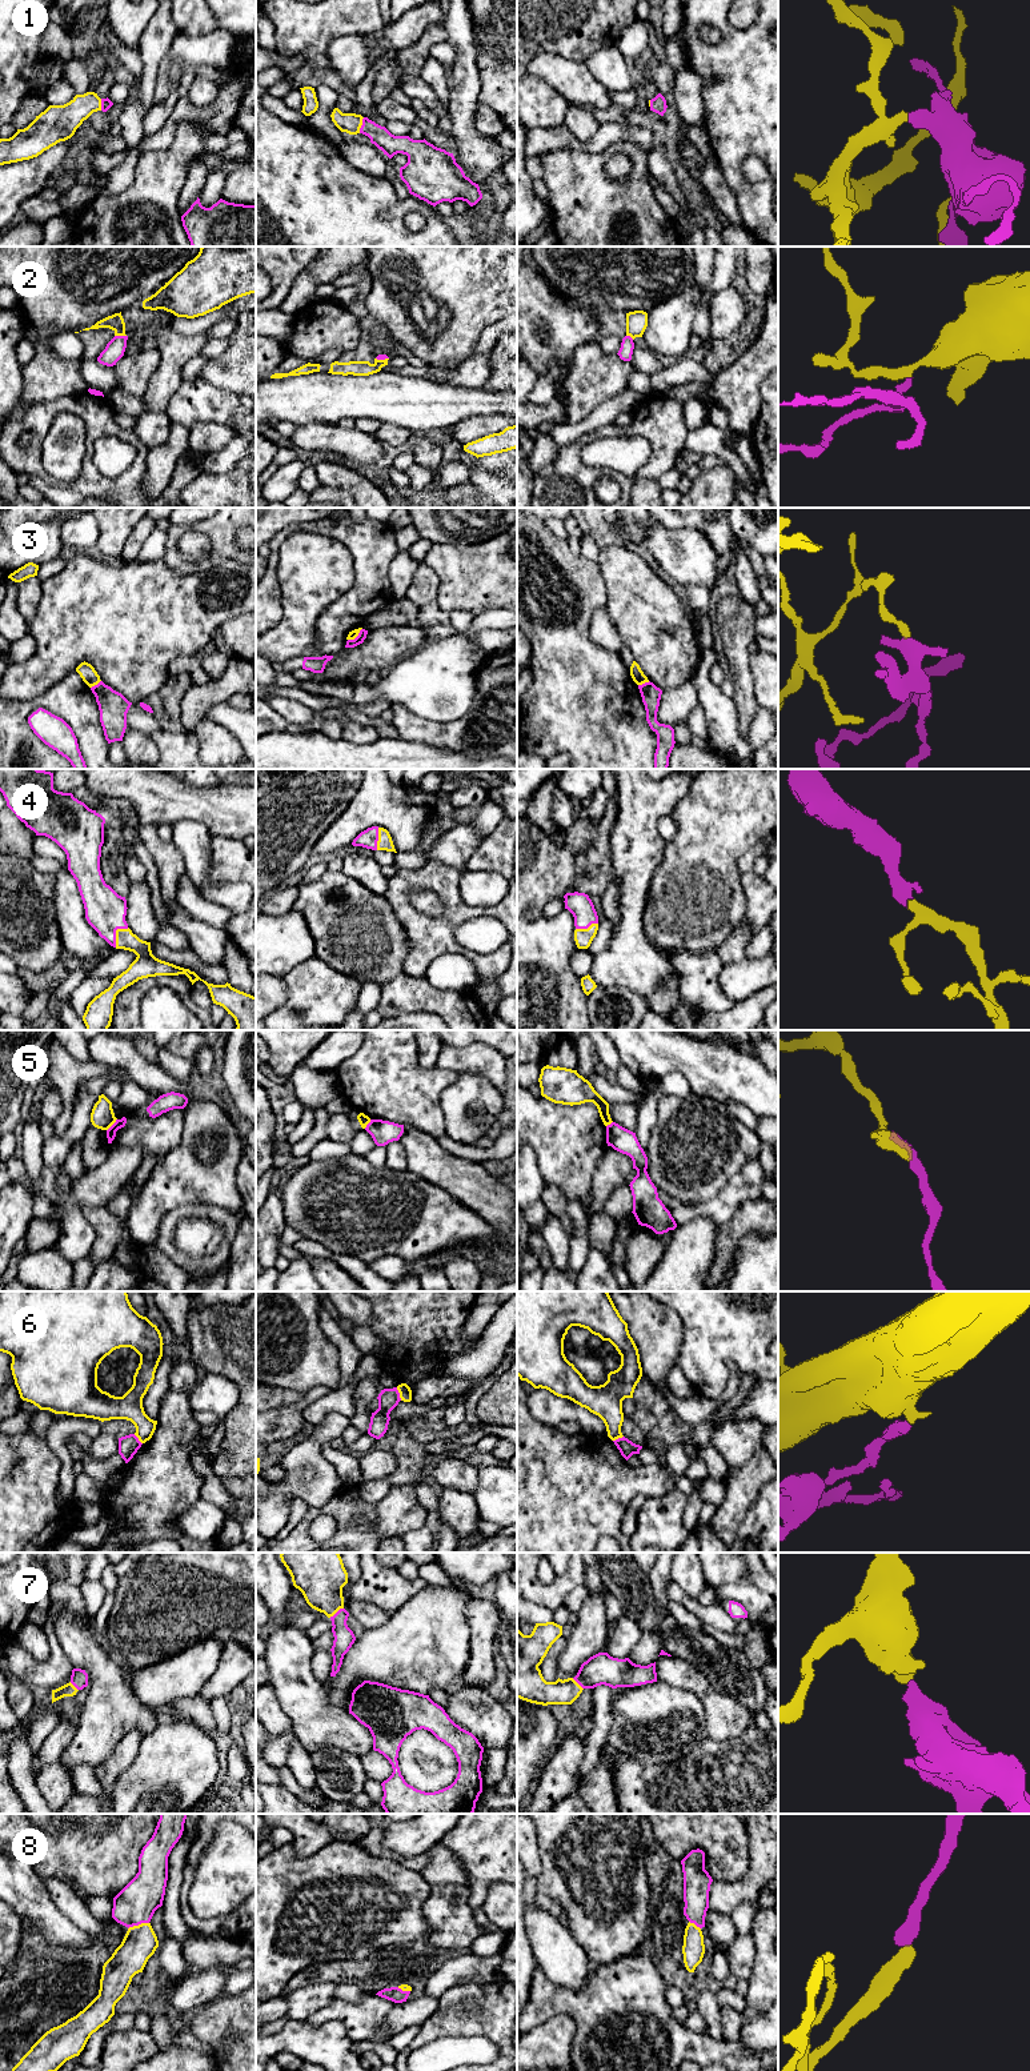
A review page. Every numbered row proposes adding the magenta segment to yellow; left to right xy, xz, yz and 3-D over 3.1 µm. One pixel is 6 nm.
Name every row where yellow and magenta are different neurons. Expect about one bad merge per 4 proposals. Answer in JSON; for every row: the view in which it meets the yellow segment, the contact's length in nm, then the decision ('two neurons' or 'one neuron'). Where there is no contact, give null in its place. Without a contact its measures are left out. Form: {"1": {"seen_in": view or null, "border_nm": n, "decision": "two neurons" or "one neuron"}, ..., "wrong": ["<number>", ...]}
{"1": {"seen_in": "xz", "border_nm": 100, "decision": "one neuron"}, "2": {"seen_in": "xy", "border_nm": 70, "decision": "one neuron"}, "3": {"seen_in": "yz", "border_nm": 80, "decision": "two neurons"}, "4": {"seen_in": "xy", "border_nm": 150, "decision": "one neuron"}, "5": {"seen_in": "xy", "border_nm": 100, "decision": "two neurons"}, "6": {"seen_in": "xz", "border_nm": 90, "decision": "two neurons"}, "7": {"seen_in": "xz", "border_nm": 110, "decision": "one neuron"}, "8": {"seen_in": "xy", "border_nm": 130, "decision": "one neuron"}, "wrong": ["3", "5", "6"]}

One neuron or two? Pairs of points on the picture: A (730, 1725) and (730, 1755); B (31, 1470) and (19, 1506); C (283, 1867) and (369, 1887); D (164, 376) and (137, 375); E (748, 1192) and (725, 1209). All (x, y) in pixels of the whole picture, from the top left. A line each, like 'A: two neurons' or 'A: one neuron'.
A: two neurons
B: one neuron
C: one neuron
D: two neurons
E: one neuron

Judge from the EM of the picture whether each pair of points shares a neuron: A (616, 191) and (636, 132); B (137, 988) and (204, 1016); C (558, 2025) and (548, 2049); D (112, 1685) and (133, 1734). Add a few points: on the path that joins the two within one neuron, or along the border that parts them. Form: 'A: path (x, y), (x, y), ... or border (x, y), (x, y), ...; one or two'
A: border (601, 149), (618, 141), (632, 141), (649, 153); two
B: path (155, 981), (172, 981), (188, 1000); one
C: path (558, 2030), (549, 2043); one
D: border (143, 1733), (132, 1729), (111, 1753); two

